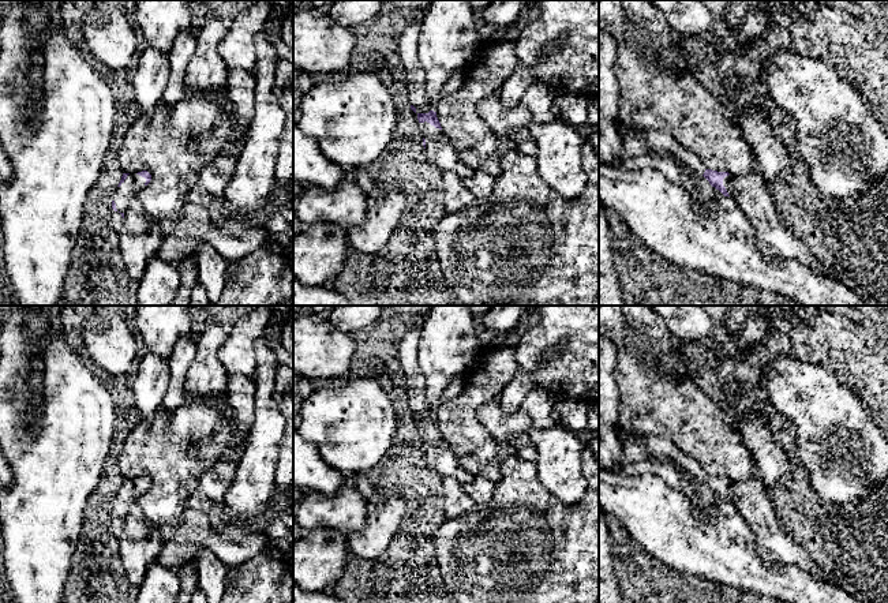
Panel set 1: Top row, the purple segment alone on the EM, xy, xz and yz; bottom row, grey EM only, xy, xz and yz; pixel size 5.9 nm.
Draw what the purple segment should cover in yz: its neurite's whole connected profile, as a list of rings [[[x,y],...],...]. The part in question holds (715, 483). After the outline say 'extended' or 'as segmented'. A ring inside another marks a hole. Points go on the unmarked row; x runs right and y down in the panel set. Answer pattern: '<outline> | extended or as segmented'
[[[647,437],[645,443],[651,453],[649,458],[671,464],[674,469],[685,471],[702,480],[712,492],[737,508],[742,520],[753,529],[756,550],[761,559],[817,572],[823,578],[831,581],[827,572],[816,566],[803,546],[787,531],[782,514],[767,494],[767,484],[758,473],[746,480],[707,475],[694,460],[679,452],[672,442]]] | extended

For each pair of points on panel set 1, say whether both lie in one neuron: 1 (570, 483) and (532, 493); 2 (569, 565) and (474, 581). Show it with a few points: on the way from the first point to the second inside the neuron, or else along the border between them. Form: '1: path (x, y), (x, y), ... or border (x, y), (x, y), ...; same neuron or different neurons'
1: border (534, 463), (539, 482), (559, 501), (572, 505); different neurons
2: path (546, 581), (497, 581); same neuron

